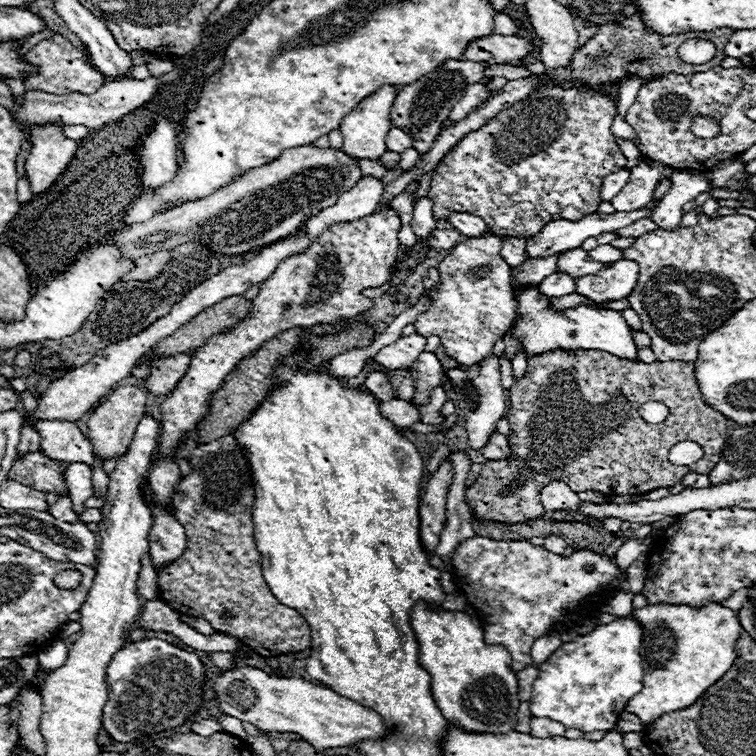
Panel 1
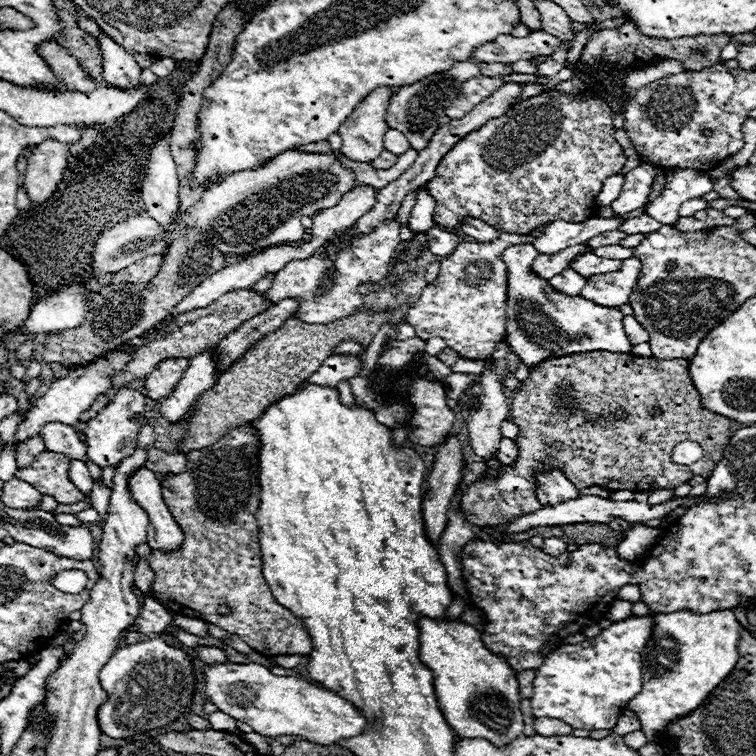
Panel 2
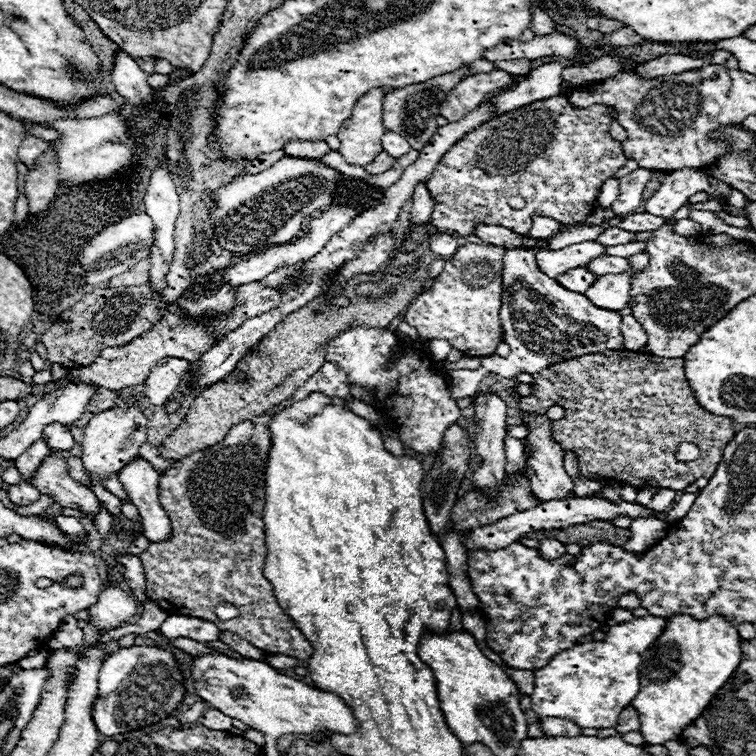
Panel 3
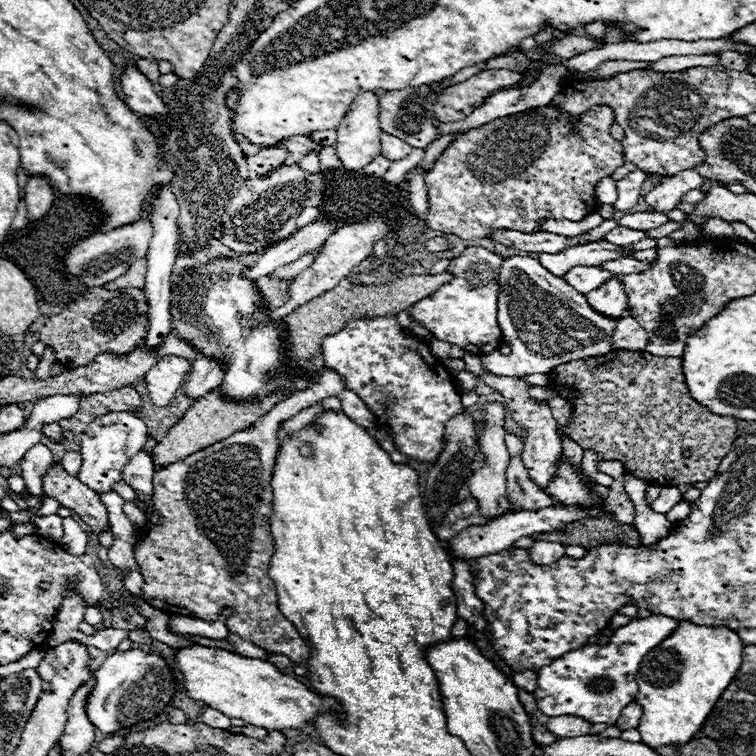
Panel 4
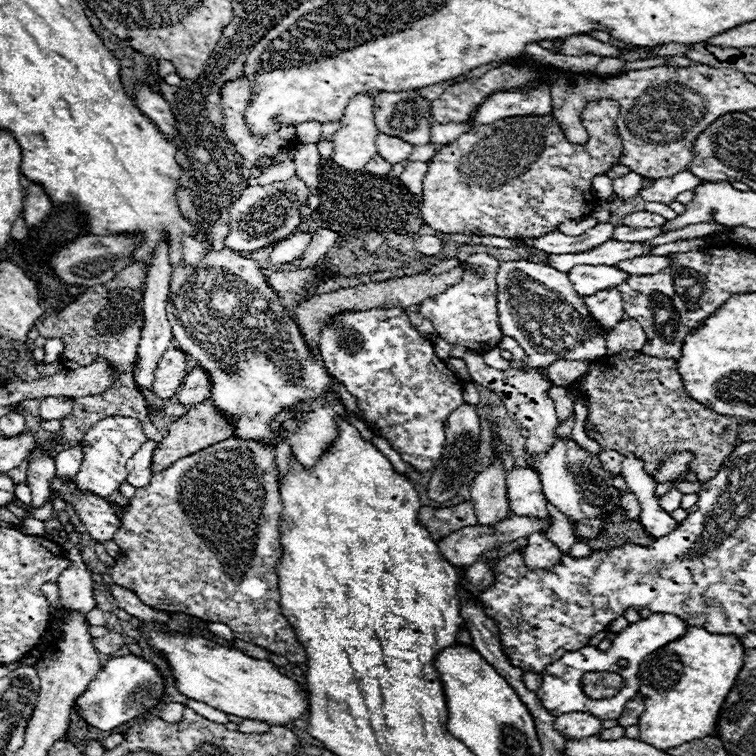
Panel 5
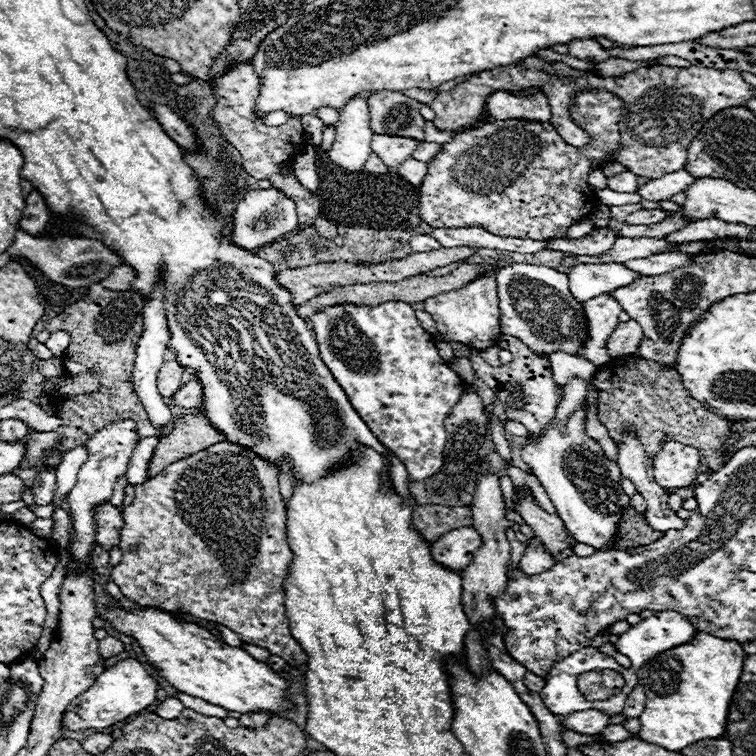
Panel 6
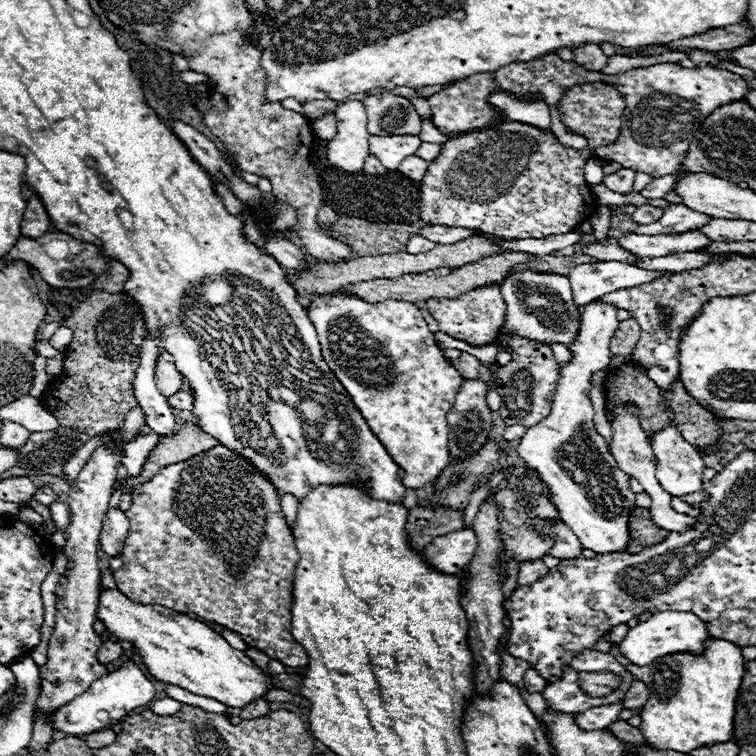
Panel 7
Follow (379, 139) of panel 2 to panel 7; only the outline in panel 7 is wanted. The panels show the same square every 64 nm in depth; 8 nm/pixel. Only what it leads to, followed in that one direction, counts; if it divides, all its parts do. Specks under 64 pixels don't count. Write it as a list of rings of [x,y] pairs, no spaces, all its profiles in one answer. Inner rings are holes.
[[[360,100],[344,102],[336,108],[338,132],[326,146],[326,158],[330,164],[346,172],[358,172],[364,166],[368,150],[366,108]]]

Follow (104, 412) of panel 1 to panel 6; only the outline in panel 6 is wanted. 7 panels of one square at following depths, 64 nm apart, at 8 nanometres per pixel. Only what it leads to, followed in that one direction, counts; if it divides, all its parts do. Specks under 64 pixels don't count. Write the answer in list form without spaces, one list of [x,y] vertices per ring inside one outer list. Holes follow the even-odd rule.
[[[118,420],[118,422],[110,422],[104,428],[96,430],[90,440],[84,444],[88,450],[88,460],[82,464],[80,472],[78,472],[78,480],[74,484],[74,488],[68,494],[68,504],[70,504],[70,512],[74,516],[74,542],[70,542],[68,550],[82,562],[86,564],[88,554],[94,540],[94,508],[106,500],[110,500],[114,484],[118,482],[120,476],[126,474],[126,464],[128,458],[132,456],[132,450],[138,446],[140,436],[136,432],[136,422],[134,420]]]

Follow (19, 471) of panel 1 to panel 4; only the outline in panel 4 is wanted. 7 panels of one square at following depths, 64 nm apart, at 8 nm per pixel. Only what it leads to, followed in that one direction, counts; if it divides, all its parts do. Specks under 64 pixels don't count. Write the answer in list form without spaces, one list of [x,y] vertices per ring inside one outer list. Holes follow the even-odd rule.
[[[54,462],[52,468],[44,474],[42,490],[44,496],[54,498],[56,502],[60,502],[60,506],[74,510],[92,528],[92,532],[100,534],[108,526],[108,512],[98,494],[78,478],[70,476],[60,466],[60,462]]]

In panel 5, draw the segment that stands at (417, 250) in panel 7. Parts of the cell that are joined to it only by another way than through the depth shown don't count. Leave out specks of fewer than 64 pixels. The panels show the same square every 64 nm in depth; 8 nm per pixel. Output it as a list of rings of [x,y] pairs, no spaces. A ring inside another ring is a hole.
[[[418,236],[414,238],[414,248],[422,254],[436,256],[442,250],[442,240],[438,236]]]

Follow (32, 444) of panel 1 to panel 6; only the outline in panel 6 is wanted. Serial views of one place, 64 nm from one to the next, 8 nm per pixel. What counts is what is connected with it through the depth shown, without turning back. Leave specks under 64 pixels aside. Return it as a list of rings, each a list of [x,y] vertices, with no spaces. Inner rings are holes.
[[[42,468],[34,476],[34,484],[32,484],[32,494],[34,494],[36,506],[50,504],[54,498],[54,490],[56,490],[56,470],[54,468]]]

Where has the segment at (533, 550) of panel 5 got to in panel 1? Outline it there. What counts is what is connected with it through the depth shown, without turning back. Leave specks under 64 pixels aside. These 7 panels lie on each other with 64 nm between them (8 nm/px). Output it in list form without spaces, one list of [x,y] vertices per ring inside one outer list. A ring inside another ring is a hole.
[[[544,538],[544,548],[548,552],[554,552],[554,554],[564,554],[568,544],[562,538]]]

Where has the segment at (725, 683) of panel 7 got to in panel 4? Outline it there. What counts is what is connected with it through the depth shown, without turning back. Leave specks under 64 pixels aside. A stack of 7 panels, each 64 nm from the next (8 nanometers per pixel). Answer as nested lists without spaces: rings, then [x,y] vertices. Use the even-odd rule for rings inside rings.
[[[680,620],[678,628],[652,648],[640,662],[638,696],[642,718],[638,732],[642,742],[658,748],[668,744],[686,744],[700,730],[722,690],[730,684],[742,664],[742,640],[726,626],[698,626],[690,620]]]

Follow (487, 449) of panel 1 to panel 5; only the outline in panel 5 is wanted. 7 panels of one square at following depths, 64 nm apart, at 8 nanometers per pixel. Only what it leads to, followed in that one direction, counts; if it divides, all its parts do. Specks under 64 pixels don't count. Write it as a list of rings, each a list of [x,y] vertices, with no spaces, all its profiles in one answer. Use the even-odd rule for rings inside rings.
[[[514,466],[506,474],[506,488],[508,488],[510,510],[514,514],[534,516],[540,520],[546,518],[546,502],[548,500],[542,492],[542,484],[534,470]]]

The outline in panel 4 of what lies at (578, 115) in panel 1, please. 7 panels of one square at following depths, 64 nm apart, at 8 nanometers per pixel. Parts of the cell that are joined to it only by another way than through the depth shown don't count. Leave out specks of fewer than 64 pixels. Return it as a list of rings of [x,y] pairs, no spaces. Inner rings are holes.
[[[554,104],[550,106],[542,106],[542,108],[534,108],[534,110],[526,110],[526,112],[518,112],[518,114],[512,114],[512,116],[504,116],[504,118],[496,118],[494,122],[488,122],[488,124],[482,124],[480,128],[472,128],[468,130],[466,134],[460,134],[446,152],[442,152],[442,158],[438,158],[438,162],[432,166],[432,170],[426,172],[426,188],[428,188],[428,198],[430,198],[430,210],[424,218],[426,226],[432,228],[432,230],[440,230],[440,232],[446,232],[446,234],[456,234],[464,240],[472,240],[472,238],[484,238],[492,228],[506,228],[506,230],[518,230],[518,232],[524,232],[524,234],[530,234],[538,228],[534,228],[538,224],[538,218],[556,218],[556,220],[572,220],[572,222],[578,222],[582,220],[584,216],[592,214],[594,208],[596,208],[596,198],[594,198],[594,188],[596,184],[606,178],[606,176],[612,176],[614,170],[618,166],[624,164],[624,154],[622,154],[622,144],[618,140],[614,140],[610,134],[608,134],[608,128],[614,124],[614,112],[610,110],[610,106],[594,106],[590,108],[588,112],[584,112],[578,122],[574,124],[568,124],[568,120],[564,118],[564,112],[556,110]],[[530,158],[530,162],[528,162]],[[514,200],[520,200],[522,206],[514,206],[512,202]]]

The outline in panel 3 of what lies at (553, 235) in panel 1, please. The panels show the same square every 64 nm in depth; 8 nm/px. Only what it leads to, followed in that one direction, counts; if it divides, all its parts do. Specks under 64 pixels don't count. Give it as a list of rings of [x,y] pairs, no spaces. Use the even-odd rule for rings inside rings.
[[[598,224],[598,226],[566,226],[558,232],[554,232],[548,238],[548,250],[560,250],[566,248],[570,244],[578,244],[578,242],[586,242],[586,240],[596,240],[598,234],[602,234],[604,230],[608,230],[606,224]]]

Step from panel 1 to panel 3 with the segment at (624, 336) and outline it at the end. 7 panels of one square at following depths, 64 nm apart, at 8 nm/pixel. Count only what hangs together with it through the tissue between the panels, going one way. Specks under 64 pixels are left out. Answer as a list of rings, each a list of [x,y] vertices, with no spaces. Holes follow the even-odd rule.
[[[534,248],[506,250],[502,286],[504,292],[500,322],[504,326],[504,342],[510,346],[510,356],[500,358],[492,354],[488,358],[490,366],[482,366],[476,372],[472,370],[448,372],[446,376],[454,400],[474,394],[480,386],[480,378],[486,376],[488,372],[496,372],[504,378],[516,378],[518,372],[534,374],[538,370],[544,370],[544,366],[562,362],[566,358],[596,354],[604,350],[624,350],[624,338],[620,332],[622,316],[618,312],[598,308],[592,302],[588,302],[586,296],[570,294],[570,290],[562,290],[558,282],[546,278],[546,274],[542,274],[536,266]]]

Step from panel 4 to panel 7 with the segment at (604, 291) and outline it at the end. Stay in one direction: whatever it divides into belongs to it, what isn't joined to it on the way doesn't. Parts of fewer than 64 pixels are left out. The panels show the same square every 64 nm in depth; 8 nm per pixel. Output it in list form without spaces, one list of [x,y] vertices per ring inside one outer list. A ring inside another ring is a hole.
[[[600,300],[582,306],[580,334],[570,348],[572,362],[562,368],[552,412],[538,426],[528,428],[518,444],[518,454],[526,466],[536,470],[548,484],[560,520],[578,536],[584,548],[596,554],[624,552],[628,544],[628,516],[630,510],[636,508],[636,496],[628,488],[630,478],[618,468],[604,438],[594,430],[594,410],[588,398],[590,376],[598,370],[606,370],[612,358],[608,344],[618,328],[616,312],[616,306]]]

